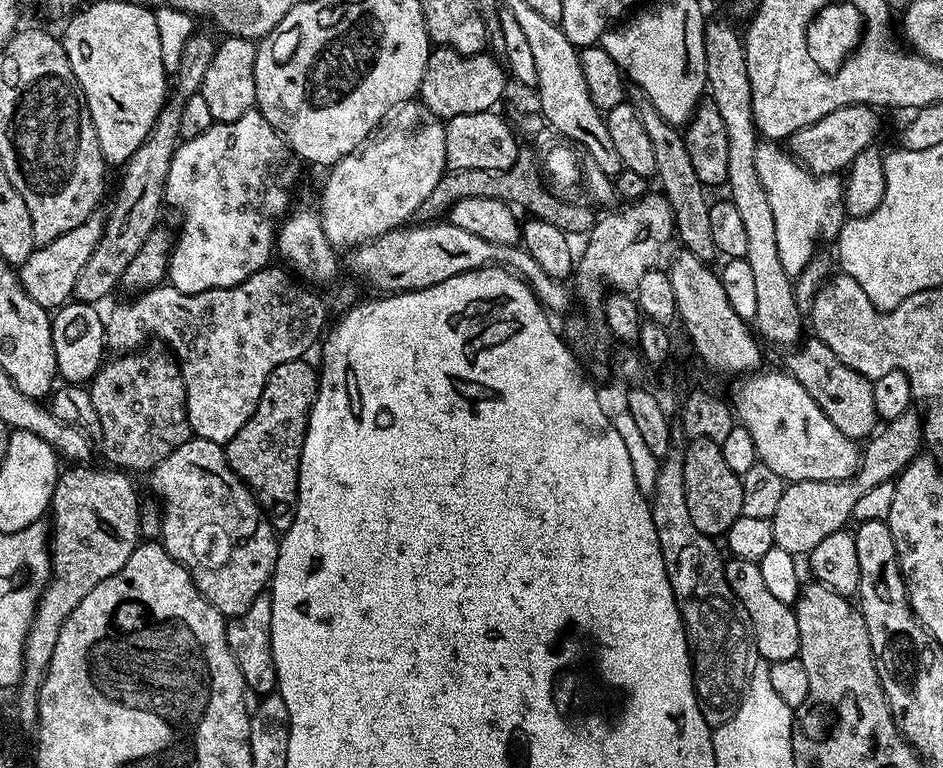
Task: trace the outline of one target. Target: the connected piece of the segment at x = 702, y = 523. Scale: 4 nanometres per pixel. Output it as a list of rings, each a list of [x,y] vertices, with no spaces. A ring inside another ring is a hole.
[[[712,440],[687,441],[684,454],[684,481],[686,482],[686,506],[690,506],[690,522],[713,538],[723,537],[741,516],[742,482],[740,477],[726,466],[720,445]]]

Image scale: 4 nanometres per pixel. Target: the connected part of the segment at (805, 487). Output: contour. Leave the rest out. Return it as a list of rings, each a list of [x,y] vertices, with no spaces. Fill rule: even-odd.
[[[909,410],[887,421],[863,445],[860,467],[853,479],[797,480],[789,483],[778,501],[778,510],[774,510],[771,518],[775,545],[796,558],[812,552],[822,538],[830,538],[830,534],[841,531],[847,525],[844,523],[852,520],[854,505],[862,494],[866,494],[866,490],[899,476],[907,464],[921,455],[923,444],[924,421],[921,413]]]

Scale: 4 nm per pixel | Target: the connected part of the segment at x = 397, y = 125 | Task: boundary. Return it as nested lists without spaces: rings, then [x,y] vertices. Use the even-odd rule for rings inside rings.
[[[413,98],[394,106],[388,111],[386,123],[377,128],[351,156],[344,156],[331,165],[329,172],[332,173],[324,184],[324,197],[318,207],[326,238],[337,250],[353,250],[384,232],[407,225],[415,217],[418,206],[430,198],[447,168],[444,124],[419,99]]]

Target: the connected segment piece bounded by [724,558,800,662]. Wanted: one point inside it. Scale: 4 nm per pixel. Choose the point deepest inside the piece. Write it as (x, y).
(774, 623)

